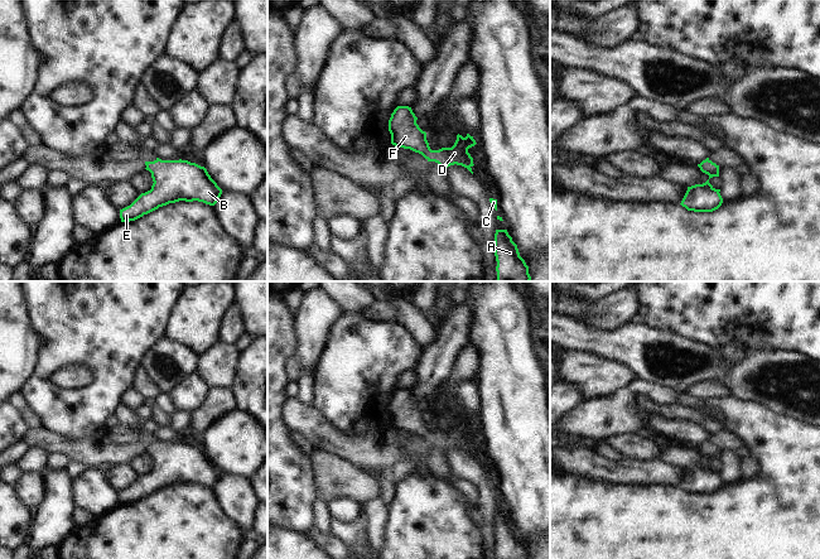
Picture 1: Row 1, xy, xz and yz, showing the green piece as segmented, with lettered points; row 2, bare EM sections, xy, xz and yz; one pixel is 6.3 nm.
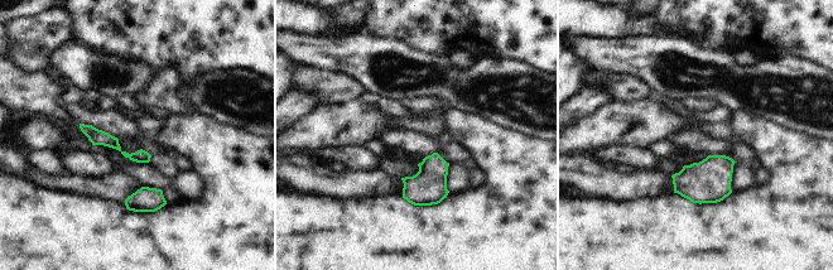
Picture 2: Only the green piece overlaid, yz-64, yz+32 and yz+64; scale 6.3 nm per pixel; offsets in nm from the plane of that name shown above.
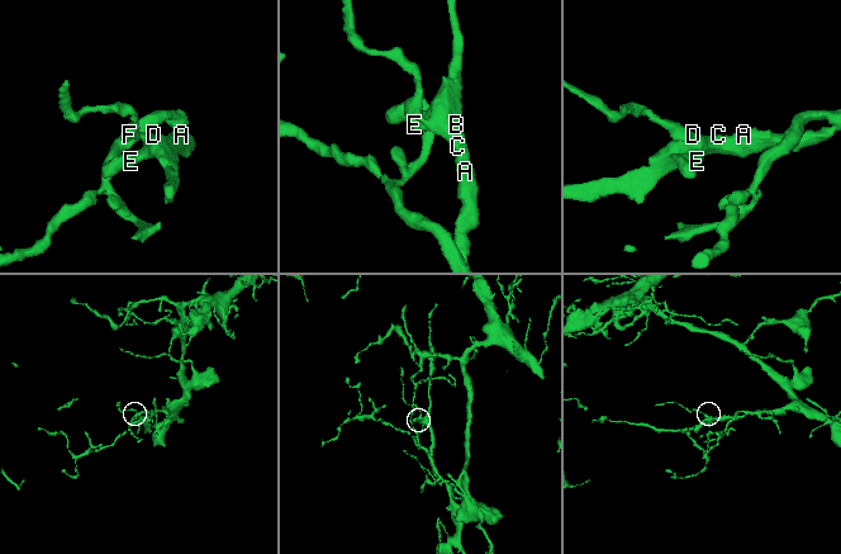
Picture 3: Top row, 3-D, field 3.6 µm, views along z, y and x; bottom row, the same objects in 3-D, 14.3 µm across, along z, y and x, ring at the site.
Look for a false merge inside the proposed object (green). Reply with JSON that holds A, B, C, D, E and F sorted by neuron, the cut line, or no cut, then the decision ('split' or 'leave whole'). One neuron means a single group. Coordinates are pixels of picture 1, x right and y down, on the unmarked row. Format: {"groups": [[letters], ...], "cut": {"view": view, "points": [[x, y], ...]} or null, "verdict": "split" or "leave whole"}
{"groups": [["A", "B", "C", "D", "E", "F"]], "cut": null, "verdict": "leave whole"}

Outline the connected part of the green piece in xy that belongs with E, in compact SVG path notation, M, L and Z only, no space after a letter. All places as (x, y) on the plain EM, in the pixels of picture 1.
M156 440L154 444L145 444L145 448L154 464L151 472L120 492L121 505L135 503L159 490L179 483L198 483L214 488L222 477L207 452L196 445Z

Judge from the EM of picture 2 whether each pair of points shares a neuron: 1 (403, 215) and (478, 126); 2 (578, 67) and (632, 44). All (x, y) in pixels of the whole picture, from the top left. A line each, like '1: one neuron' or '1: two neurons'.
1: one neuron
2: two neurons

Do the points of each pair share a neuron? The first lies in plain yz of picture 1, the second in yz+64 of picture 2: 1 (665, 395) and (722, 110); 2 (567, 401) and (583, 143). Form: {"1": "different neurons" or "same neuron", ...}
{"1": "same neuron", "2": "different neurons"}

